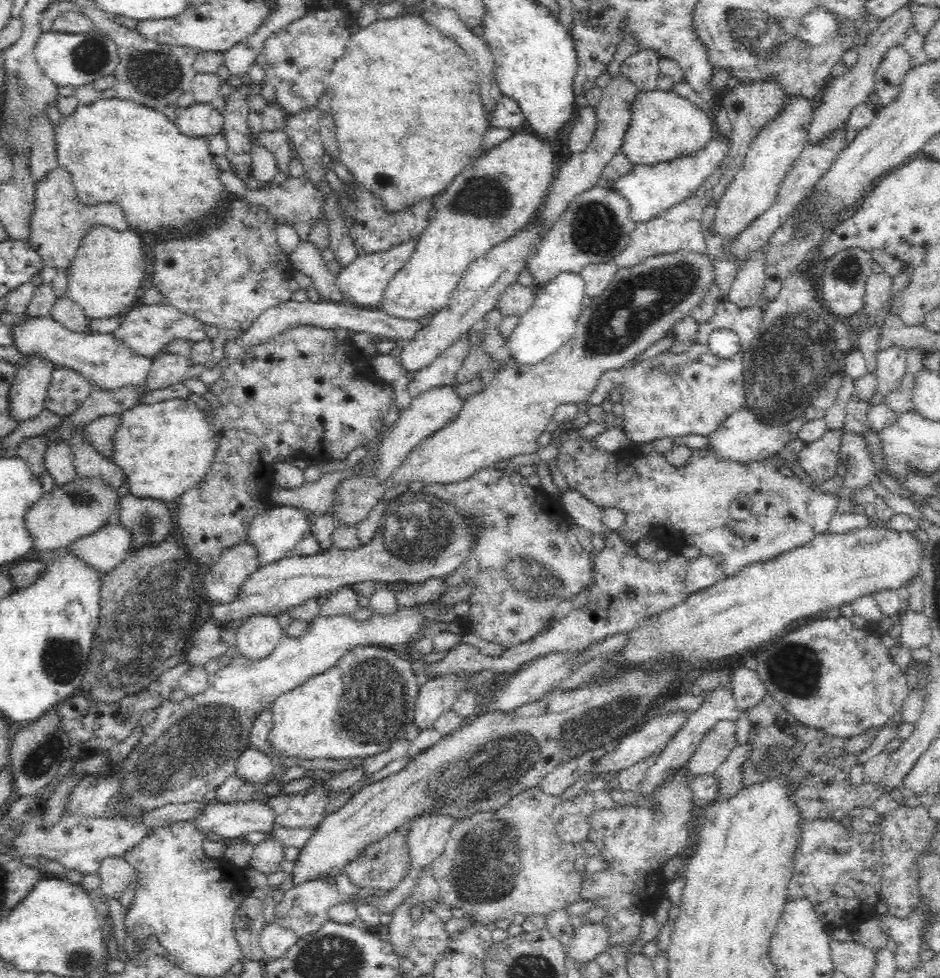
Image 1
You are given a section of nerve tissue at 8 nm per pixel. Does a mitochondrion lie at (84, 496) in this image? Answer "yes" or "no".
yes

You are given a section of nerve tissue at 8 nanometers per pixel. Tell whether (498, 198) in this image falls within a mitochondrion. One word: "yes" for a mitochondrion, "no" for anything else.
yes

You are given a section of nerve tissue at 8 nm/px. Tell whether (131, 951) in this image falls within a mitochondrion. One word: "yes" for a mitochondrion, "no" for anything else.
no

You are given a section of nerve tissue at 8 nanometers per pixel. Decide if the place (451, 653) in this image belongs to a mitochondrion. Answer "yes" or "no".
no

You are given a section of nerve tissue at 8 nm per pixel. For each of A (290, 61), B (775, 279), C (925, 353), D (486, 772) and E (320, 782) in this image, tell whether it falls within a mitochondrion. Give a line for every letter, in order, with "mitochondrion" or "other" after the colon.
A: other
B: other
C: other
D: mitochondrion
E: other

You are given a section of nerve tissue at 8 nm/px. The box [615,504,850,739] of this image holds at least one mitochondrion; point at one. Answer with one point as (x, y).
(795, 669)

